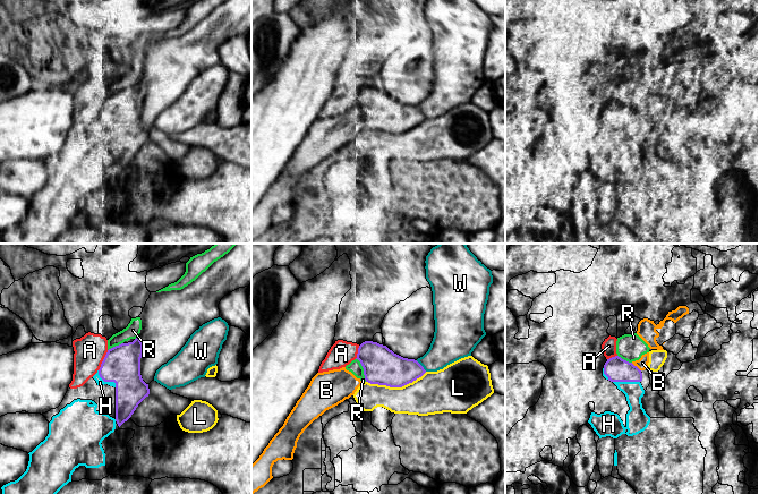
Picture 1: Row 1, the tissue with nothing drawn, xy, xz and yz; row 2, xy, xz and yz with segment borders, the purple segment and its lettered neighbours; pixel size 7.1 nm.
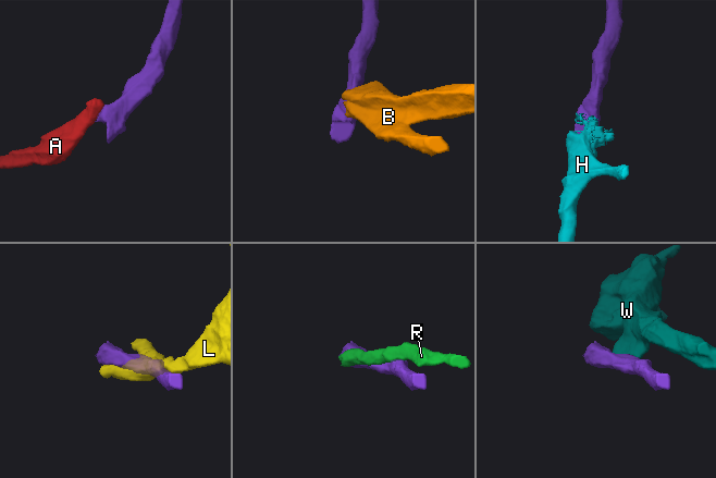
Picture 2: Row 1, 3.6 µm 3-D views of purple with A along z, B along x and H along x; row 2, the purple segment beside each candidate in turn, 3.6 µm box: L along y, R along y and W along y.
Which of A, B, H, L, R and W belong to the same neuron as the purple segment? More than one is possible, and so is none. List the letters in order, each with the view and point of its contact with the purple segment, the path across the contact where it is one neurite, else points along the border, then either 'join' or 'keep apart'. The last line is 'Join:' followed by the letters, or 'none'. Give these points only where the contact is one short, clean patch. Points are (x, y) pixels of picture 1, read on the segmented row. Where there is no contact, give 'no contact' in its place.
A: xy (103, 360) | keep apart
B: yz (636, 366) | keep apart
H: yz (627, 381) | join
L: xz (395, 386) | keep apart
R: xz (364, 369) | keep apart
W: xz (421, 366) | keep apart
Join: H

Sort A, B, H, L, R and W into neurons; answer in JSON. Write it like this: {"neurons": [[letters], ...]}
{"neurons": [["A", "R"], ["B", "L"], ["H"], ["W"]]}

